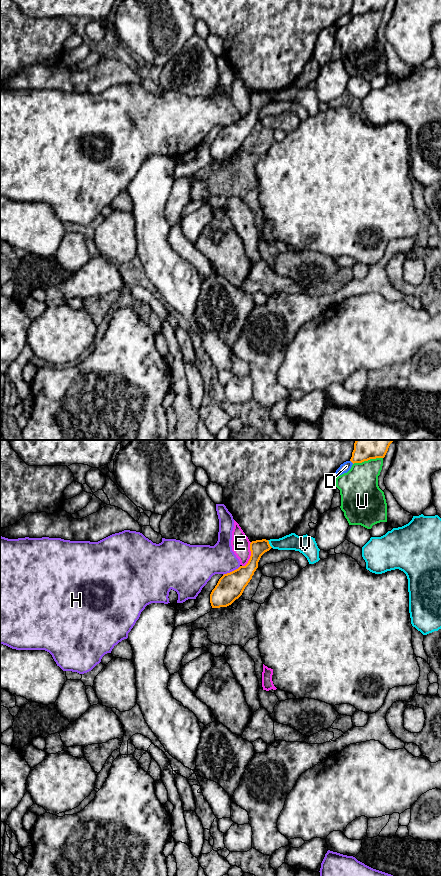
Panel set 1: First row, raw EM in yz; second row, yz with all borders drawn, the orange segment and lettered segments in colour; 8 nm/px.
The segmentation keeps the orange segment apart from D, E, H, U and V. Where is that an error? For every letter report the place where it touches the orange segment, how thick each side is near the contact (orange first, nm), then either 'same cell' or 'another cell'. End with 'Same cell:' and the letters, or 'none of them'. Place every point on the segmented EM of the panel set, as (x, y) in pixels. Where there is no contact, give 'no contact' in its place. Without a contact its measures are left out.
D: meets orange in yz at (352, 462); 280 nm thick on the orange side, 80 nm on the other; another cell
E: meets orange in yz at (251, 555); 170 nm thick on the orange side, 150 nm on the other; another cell
H: meets orange in yz at (232, 571); 220 nm thick on the orange side, 280 nm on the other; another cell
U: meets orange in yz at (367, 460); 280 nm thick on the orange side, 320 nm on the other; another cell
V: meets orange in yz at (269, 544); 120 nm thick on the orange side, 130 nm on the other; another cell
Same cell: none of them

